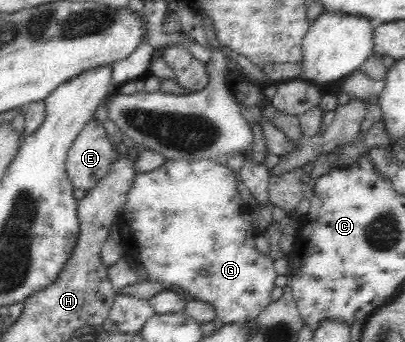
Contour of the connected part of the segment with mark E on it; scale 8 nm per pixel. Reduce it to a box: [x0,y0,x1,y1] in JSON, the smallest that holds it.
[65,120,114,191]

